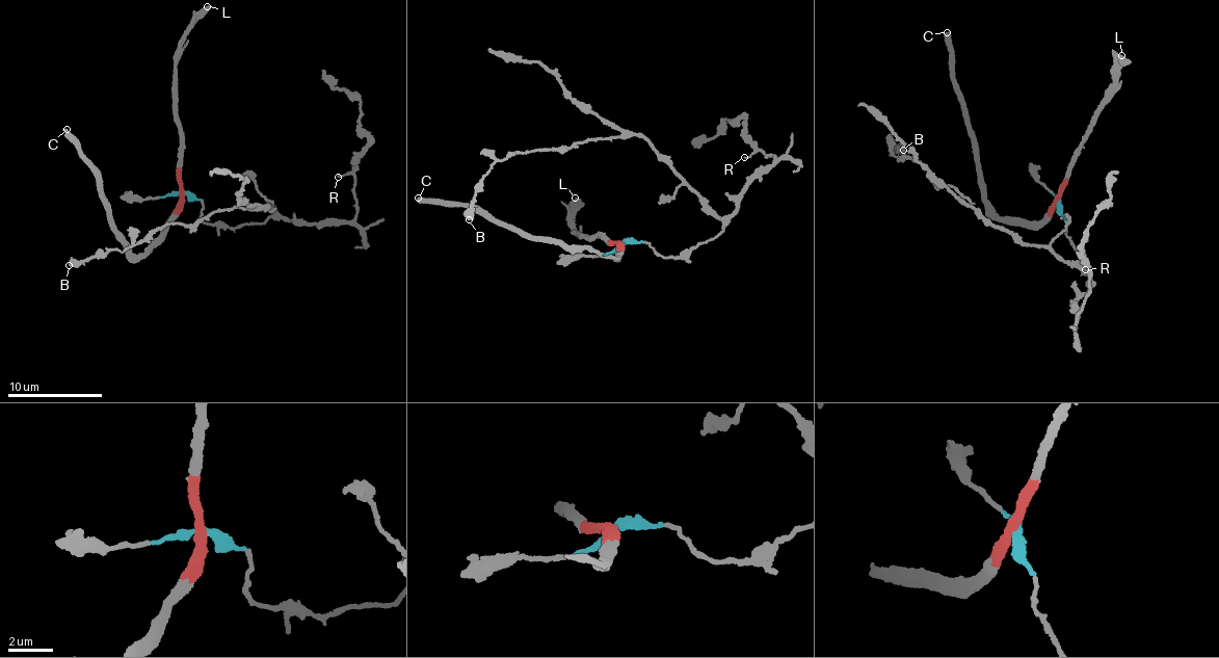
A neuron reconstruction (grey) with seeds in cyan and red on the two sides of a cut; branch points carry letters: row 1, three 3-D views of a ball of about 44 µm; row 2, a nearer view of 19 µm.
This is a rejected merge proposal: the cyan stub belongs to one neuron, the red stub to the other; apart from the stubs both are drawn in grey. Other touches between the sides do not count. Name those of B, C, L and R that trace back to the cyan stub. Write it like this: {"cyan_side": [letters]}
{"cyan_side": ["B", "R"]}

